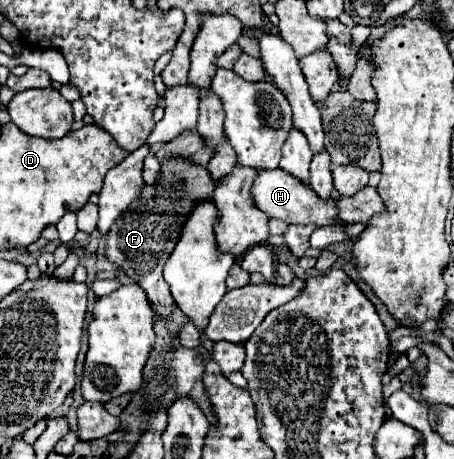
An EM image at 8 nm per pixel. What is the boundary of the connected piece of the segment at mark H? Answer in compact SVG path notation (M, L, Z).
M273 169L273 171L261 171L259 177L255 179L255 185L251 189L253 193L253 199L255 199L255 205L265 211L269 217L275 217L275 219L281 219L289 225L315 225L315 227L321 227L321 225L335 225L339 221L339 211L337 211L337 199L333 197L331 201L323 201L323 197L315 197L315 191L283 173L283 169Z

